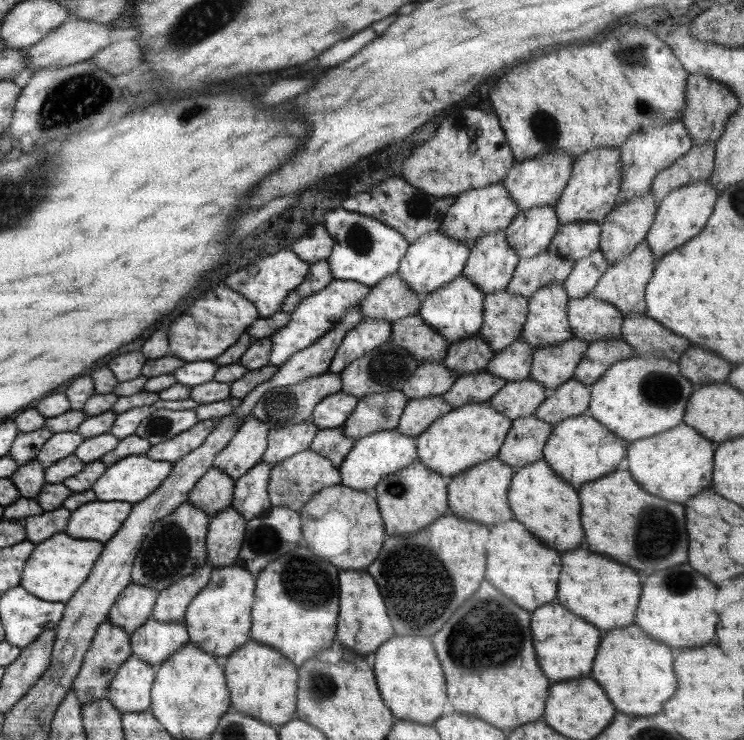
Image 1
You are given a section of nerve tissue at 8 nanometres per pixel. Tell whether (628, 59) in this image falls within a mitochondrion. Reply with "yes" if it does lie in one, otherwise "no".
yes

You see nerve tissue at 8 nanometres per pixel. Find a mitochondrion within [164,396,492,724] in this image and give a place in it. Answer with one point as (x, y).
(415, 580)

